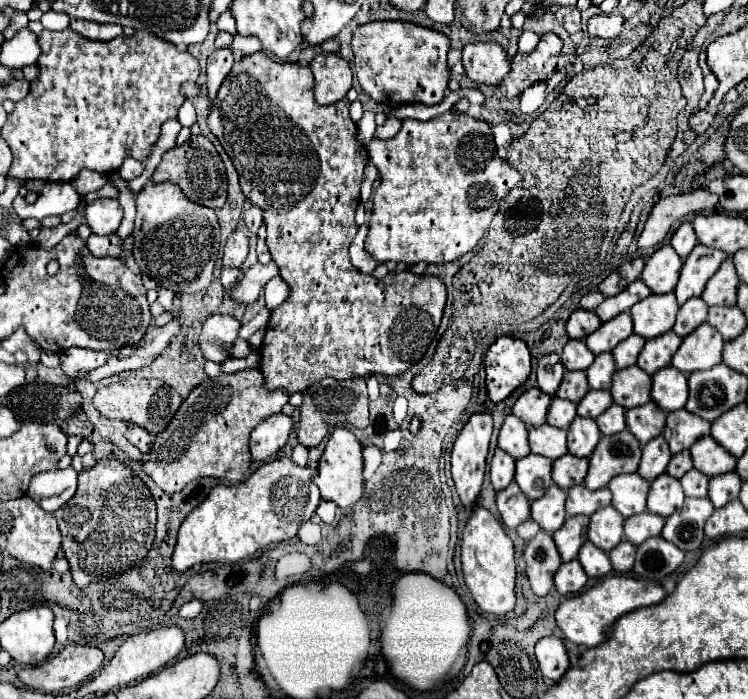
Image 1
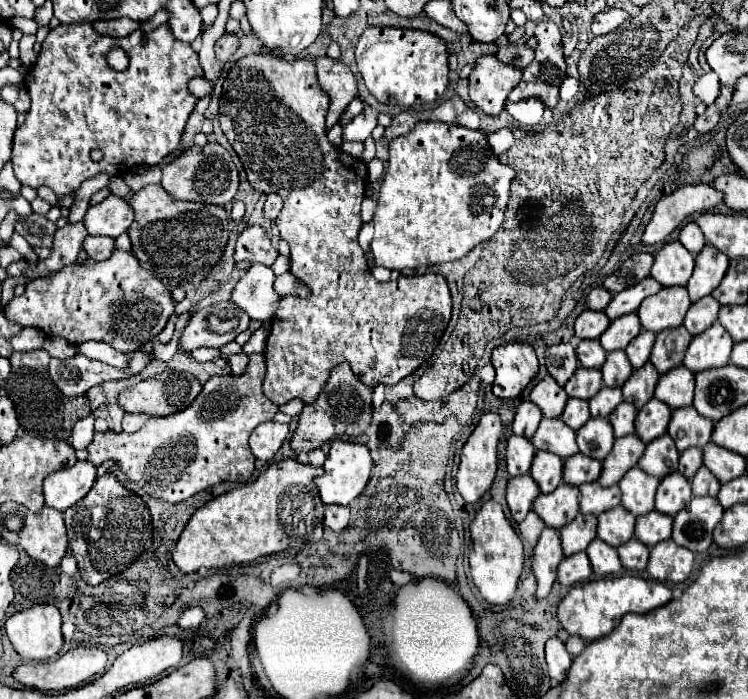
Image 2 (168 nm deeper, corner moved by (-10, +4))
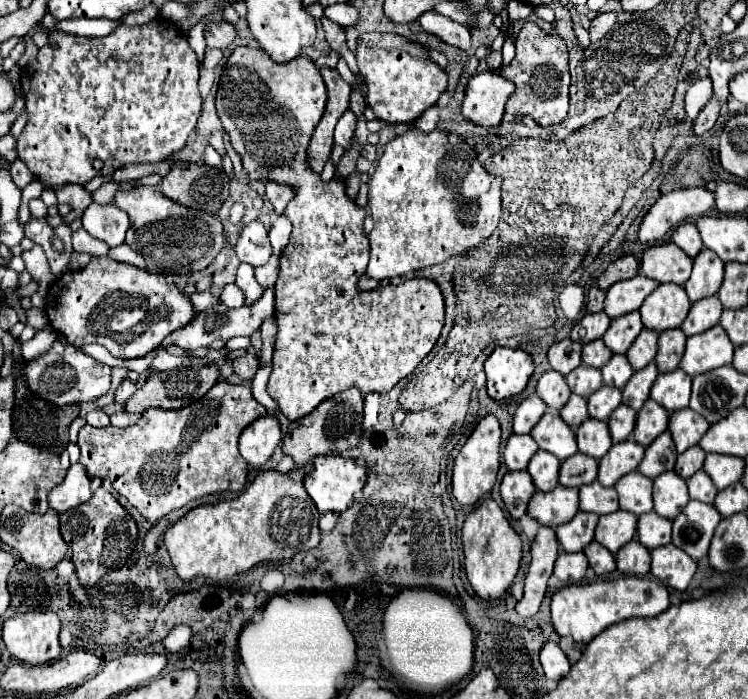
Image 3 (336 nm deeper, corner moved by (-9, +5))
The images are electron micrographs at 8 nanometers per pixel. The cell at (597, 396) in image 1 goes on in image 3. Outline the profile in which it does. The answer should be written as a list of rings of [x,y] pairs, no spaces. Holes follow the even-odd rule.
[[[603,385],[587,401],[589,401],[589,417],[607,421],[609,415],[611,415],[611,411],[621,405],[621,391],[617,387]]]

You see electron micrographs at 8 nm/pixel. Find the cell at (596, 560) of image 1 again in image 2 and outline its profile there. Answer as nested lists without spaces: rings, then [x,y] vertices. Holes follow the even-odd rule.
[[[594,538],[590,542],[590,548],[586,548],[586,554],[590,558],[590,564],[592,564],[592,570],[596,576],[610,576],[610,574],[622,570],[616,548],[614,546],[610,548],[610,544],[602,542],[600,538]]]

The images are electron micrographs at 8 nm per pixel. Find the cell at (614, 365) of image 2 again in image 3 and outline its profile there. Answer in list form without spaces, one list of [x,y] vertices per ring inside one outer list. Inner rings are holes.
[[[613,355],[613,359],[601,369],[601,373],[603,373],[605,385],[623,389],[625,383],[629,381],[629,377],[633,375],[633,369],[631,369],[625,355]]]

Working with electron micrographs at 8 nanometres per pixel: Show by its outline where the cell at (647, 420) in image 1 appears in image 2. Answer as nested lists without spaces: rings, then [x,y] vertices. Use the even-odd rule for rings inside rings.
[[[652,398],[648,404],[644,404],[638,410],[638,416],[636,416],[636,434],[648,444],[654,438],[666,434],[670,418],[672,418],[672,410],[666,404],[662,404],[660,400]]]

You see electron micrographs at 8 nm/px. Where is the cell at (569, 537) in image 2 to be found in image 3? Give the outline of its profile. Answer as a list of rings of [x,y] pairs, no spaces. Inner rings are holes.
[[[579,511],[575,515],[575,519],[571,519],[569,523],[559,525],[555,529],[555,533],[557,533],[557,539],[559,539],[561,547],[565,551],[569,551],[569,553],[583,551],[593,541],[593,533],[595,533],[597,519],[599,519],[599,515]]]

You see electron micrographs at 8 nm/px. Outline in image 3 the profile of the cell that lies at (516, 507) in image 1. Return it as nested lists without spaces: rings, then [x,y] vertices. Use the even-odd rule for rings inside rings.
[[[509,471],[501,481],[501,499],[513,519],[519,519],[527,511],[527,503],[535,493],[533,479],[527,471]]]

